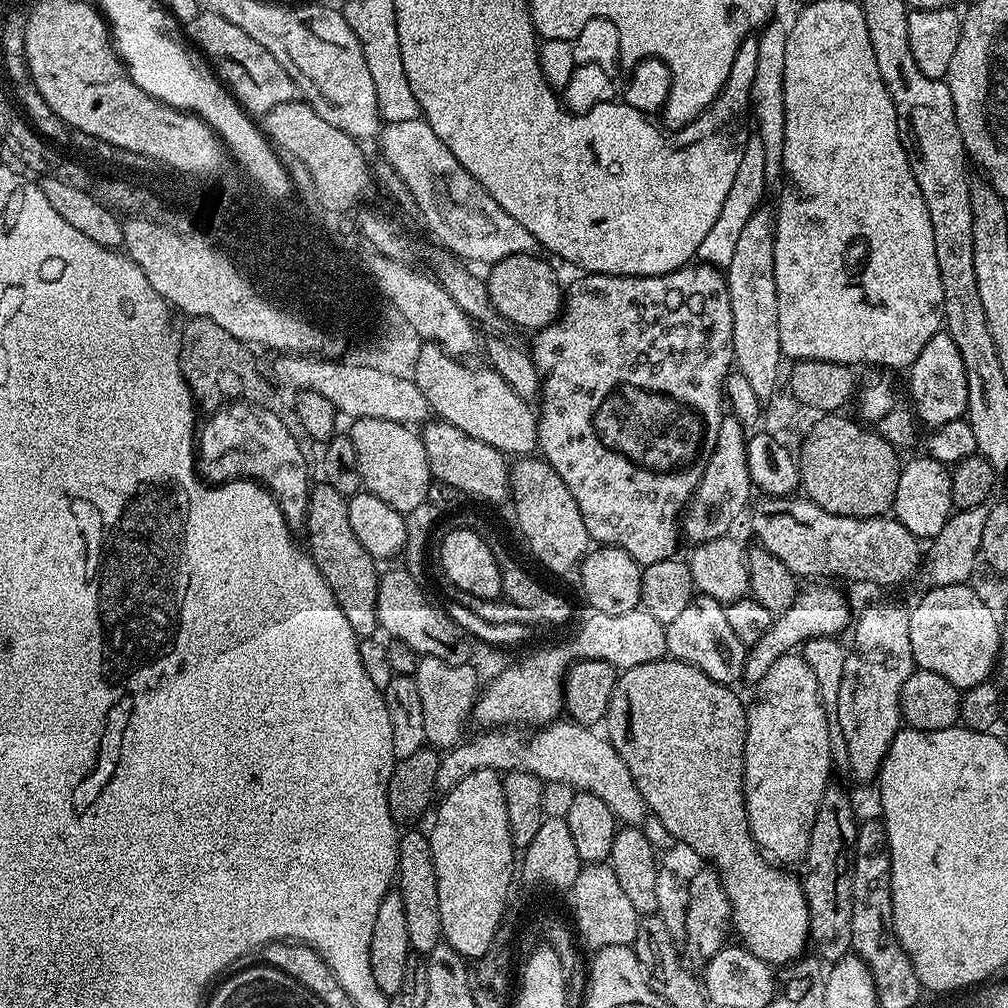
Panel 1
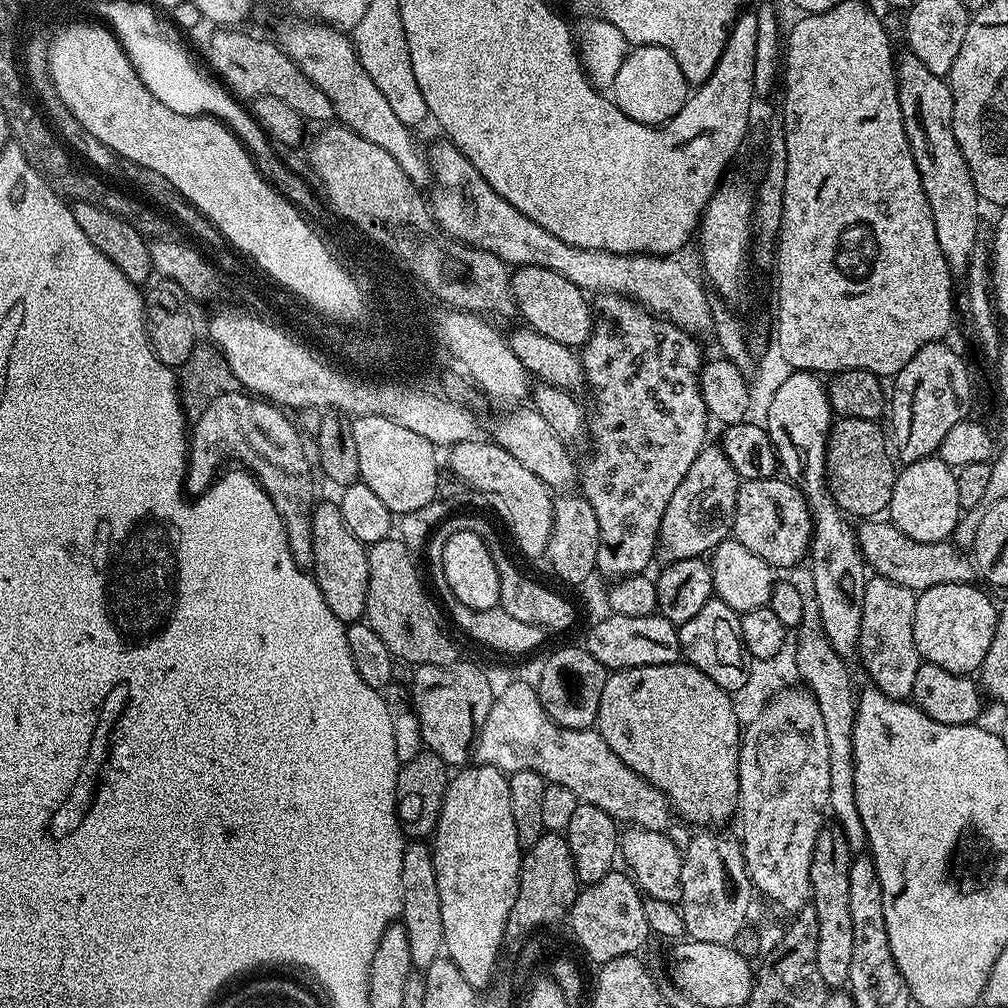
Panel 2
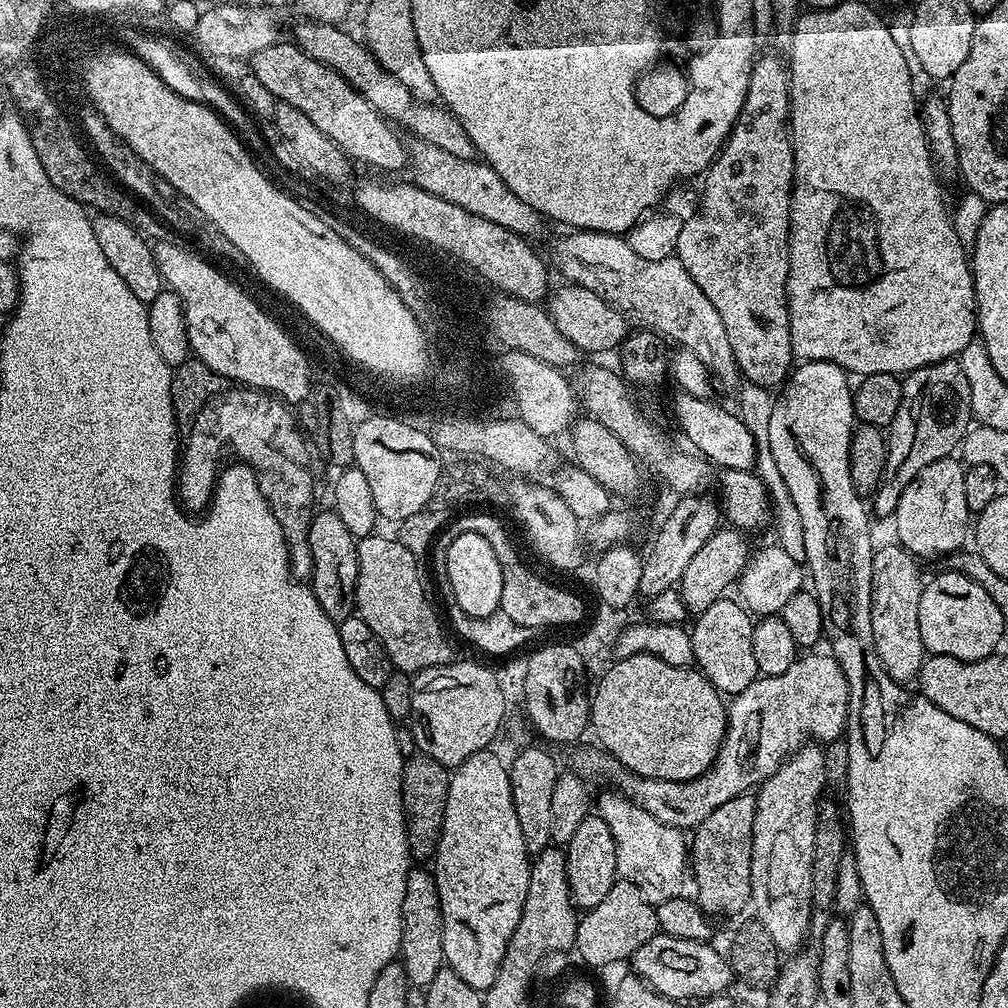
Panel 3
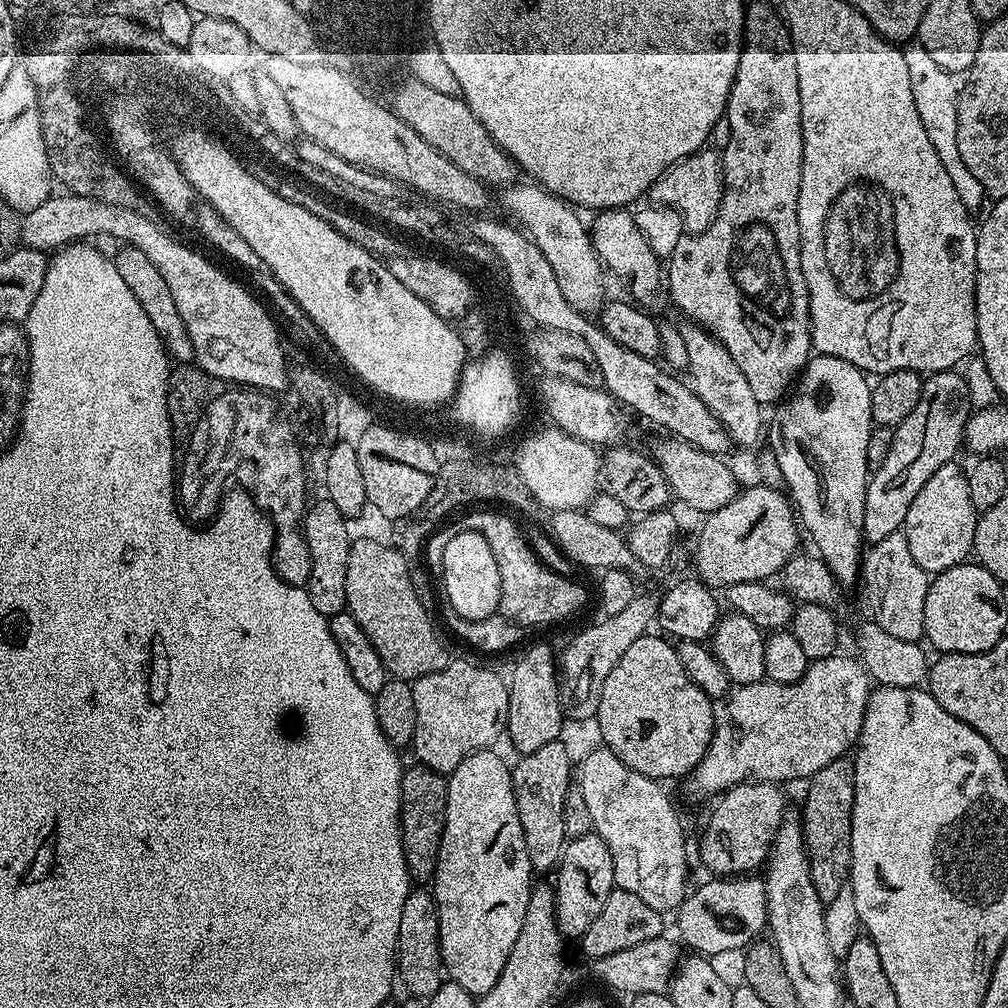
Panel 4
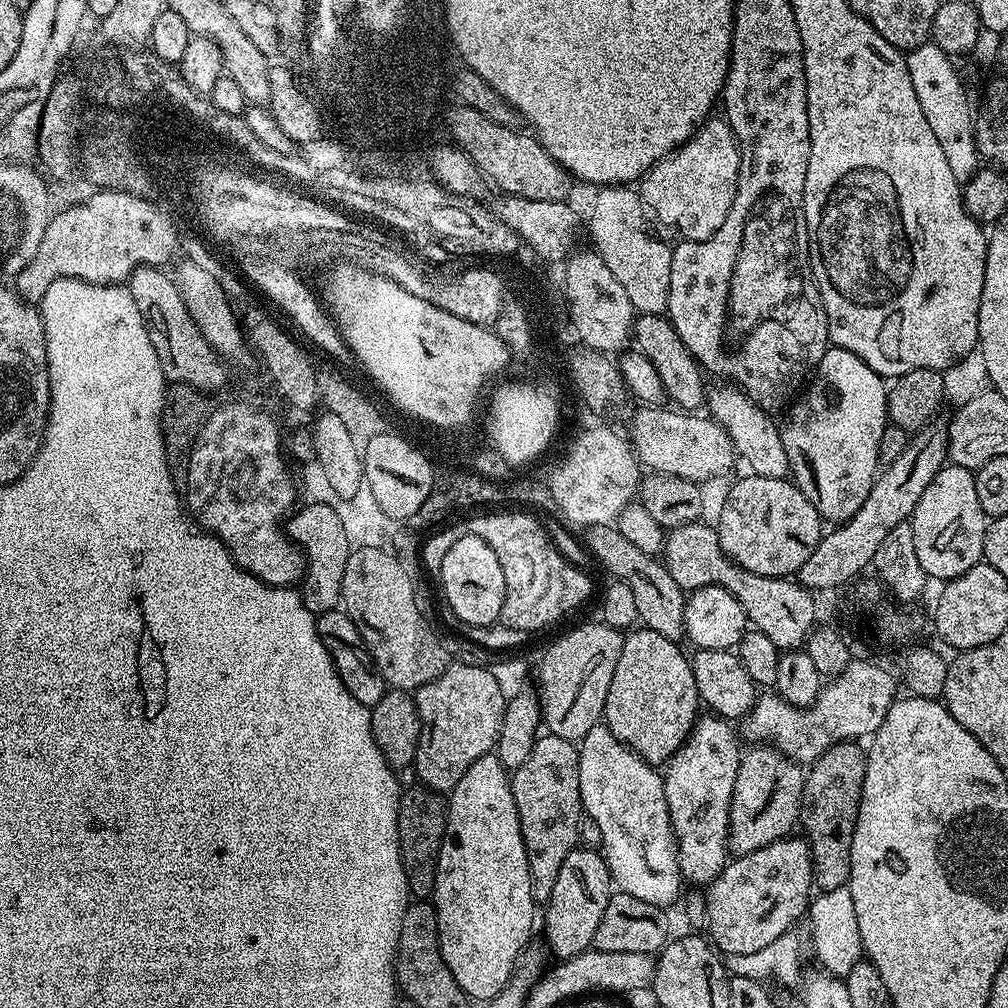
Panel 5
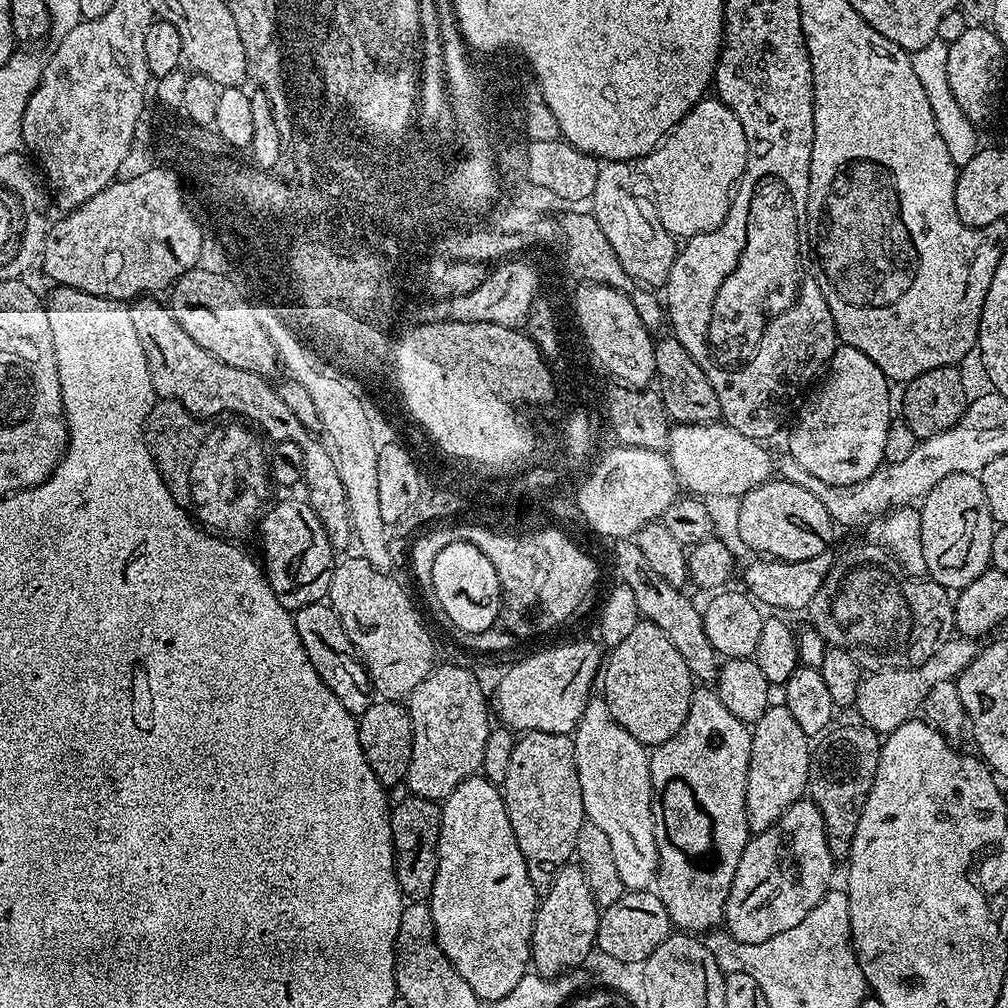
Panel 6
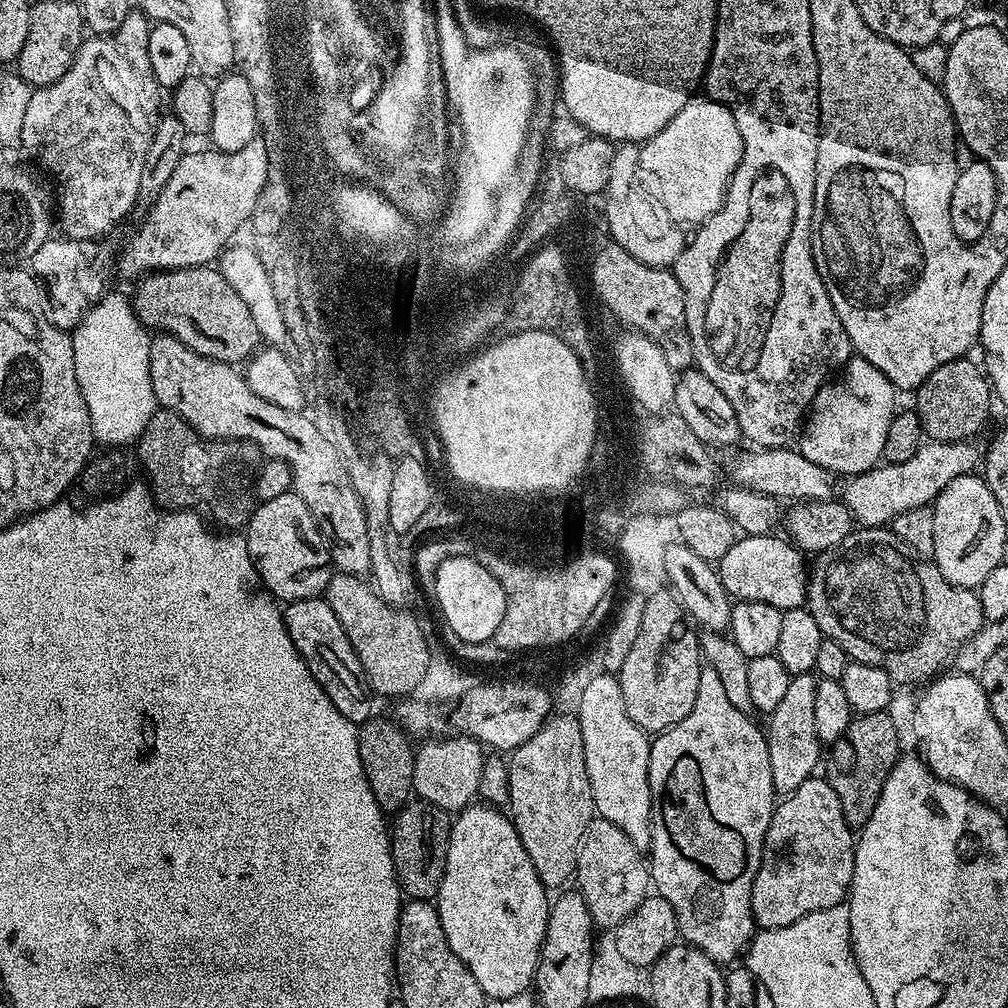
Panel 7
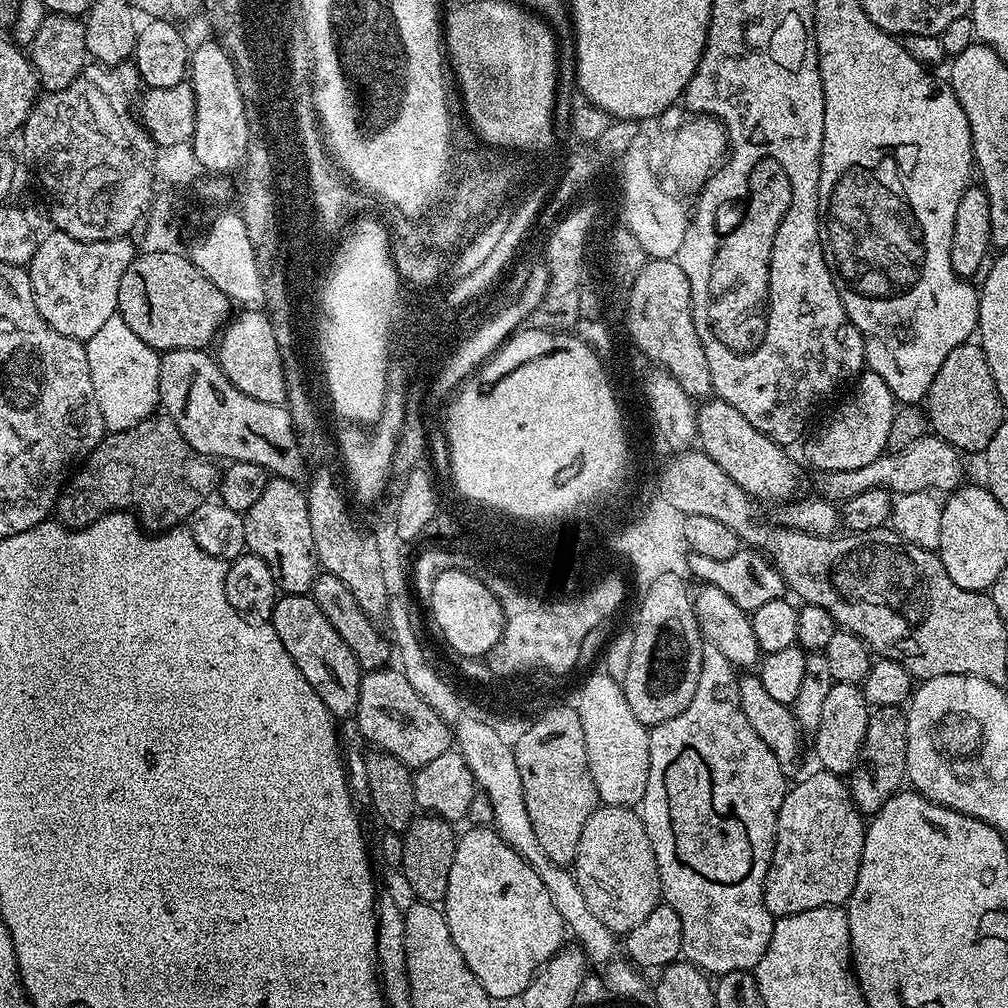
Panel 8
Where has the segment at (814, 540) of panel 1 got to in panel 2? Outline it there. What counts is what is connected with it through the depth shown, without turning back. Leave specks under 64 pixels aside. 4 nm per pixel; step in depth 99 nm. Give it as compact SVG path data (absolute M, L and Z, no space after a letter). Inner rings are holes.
M784 478L775 479L741 480L732 536L739 544L746 546L750 554L758 554L758 558L772 565L773 569L789 570L809 555L812 512L808 509L803 492L795 483ZM872 518L861 523L858 528L860 553L864 555L864 563L877 576L898 582L898 586L906 586L917 594L943 584L967 584L975 581L978 569L970 559L967 551L961 550L951 539L938 542L918 542L902 530L898 530L890 522L883 524L883 519Z

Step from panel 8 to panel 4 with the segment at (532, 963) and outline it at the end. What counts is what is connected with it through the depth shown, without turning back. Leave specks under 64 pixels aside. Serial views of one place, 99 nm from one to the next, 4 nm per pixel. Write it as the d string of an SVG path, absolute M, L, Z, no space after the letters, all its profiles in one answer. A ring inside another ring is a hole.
M485 750L470 754L447 777L448 797L446 798L446 822L442 830L442 842L438 850L438 862L434 877L434 895L436 897L436 909L438 910L438 922L440 923L440 958L442 968L450 975L451 983L462 986L473 998L484 996L494 982L502 974L502 966L506 966L506 958L510 958L510 950L518 939L518 933L522 931L522 918L526 918L526 902L530 902L530 894L534 887L534 873L530 854L526 850L526 838L522 834L522 822L518 822L518 806L514 802L514 786L512 785L512 770L509 761L504 761L496 753L496 750Z

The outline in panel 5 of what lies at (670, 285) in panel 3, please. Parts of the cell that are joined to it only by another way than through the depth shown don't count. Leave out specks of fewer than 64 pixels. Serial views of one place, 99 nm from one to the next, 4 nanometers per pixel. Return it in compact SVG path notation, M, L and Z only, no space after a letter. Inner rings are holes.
M720 386L707 393L706 412L717 424L722 425L726 434L732 440L735 455L746 460L753 475L785 479L789 474L789 460L786 458L786 450L782 446L780 428L772 421L773 417L758 405L753 404L752 399L746 393L735 386Z

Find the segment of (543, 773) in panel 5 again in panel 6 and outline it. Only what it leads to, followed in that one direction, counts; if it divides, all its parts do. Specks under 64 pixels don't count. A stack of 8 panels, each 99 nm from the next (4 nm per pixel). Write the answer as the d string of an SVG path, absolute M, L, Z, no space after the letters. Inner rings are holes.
M545 732L523 733L513 743L502 795L518 850L522 850L526 862L526 874L530 874L537 897L543 898L550 894L558 870L576 856L578 834L586 821L573 737Z

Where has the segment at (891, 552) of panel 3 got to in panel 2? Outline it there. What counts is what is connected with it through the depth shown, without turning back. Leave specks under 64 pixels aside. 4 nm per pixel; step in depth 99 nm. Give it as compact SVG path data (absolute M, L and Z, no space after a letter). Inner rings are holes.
M873 575L864 585L862 602L862 626L858 645L859 659L864 659L864 668L873 685L895 700L911 697L914 674L922 663L914 642L914 610L917 593L884 576Z

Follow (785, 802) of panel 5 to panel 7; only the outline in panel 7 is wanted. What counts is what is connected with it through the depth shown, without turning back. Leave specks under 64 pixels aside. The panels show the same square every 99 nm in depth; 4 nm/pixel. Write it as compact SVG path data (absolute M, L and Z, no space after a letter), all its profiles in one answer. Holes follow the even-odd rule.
M803 672L789 679L782 702L774 706L767 717L766 735L770 750L770 774L777 793L787 794L798 790L815 772L816 763L822 760L822 745L814 730L814 690L817 677Z

